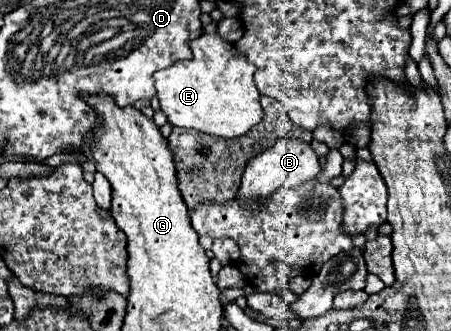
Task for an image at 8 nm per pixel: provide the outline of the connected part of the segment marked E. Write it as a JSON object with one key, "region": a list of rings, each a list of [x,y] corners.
{"region":[[[203,33],[189,41],[189,49],[193,53],[191,59],[177,61],[153,75],[161,111],[171,125],[183,129],[195,129],[217,137],[245,135],[263,119],[263,107],[259,103],[261,93],[253,81],[255,65],[217,33]]]}

